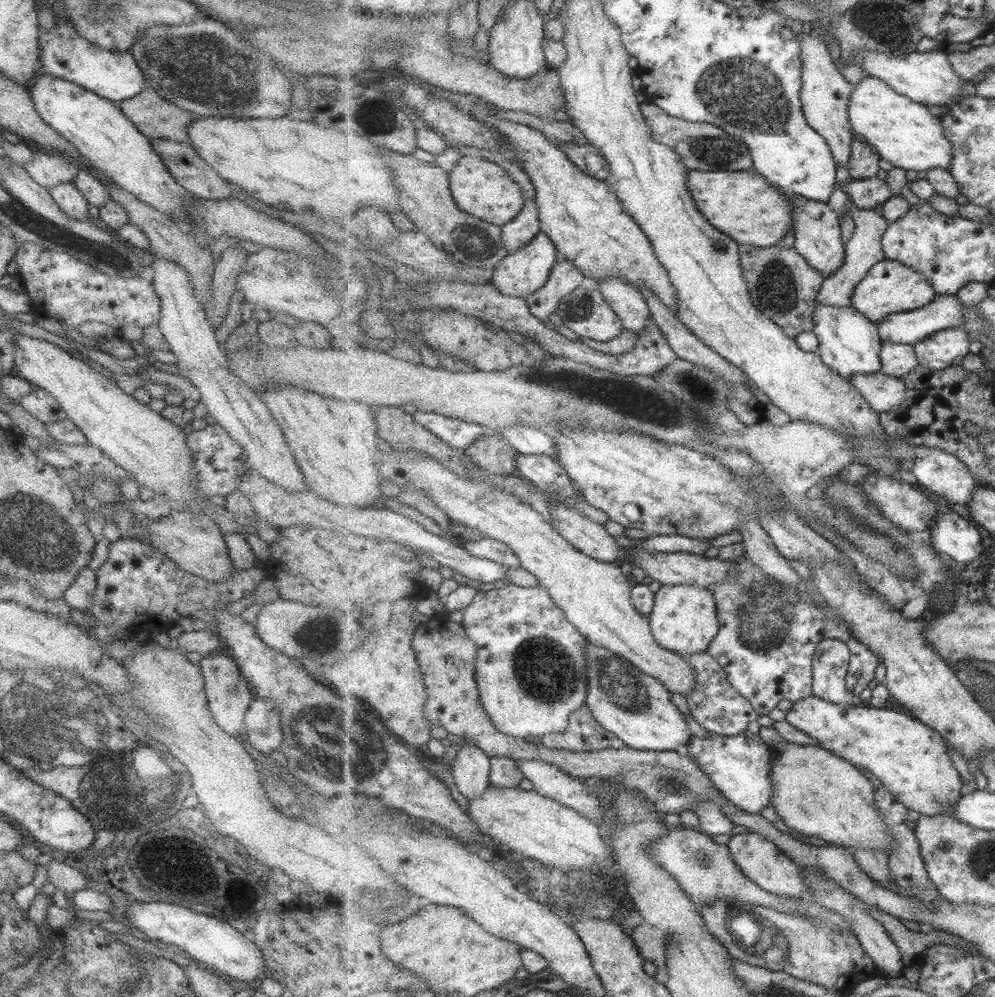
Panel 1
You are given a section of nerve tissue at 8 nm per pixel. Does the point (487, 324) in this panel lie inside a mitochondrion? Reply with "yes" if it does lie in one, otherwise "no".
no

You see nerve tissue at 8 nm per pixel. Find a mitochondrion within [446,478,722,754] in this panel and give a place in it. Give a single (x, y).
(541, 667)

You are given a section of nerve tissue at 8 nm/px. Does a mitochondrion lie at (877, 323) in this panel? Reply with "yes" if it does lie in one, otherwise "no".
no

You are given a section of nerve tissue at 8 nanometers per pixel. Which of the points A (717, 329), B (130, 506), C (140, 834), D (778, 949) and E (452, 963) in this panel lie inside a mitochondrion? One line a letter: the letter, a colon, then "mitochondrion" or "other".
A: other
B: other
C: mitochondrion
D: mitochondrion
E: other

